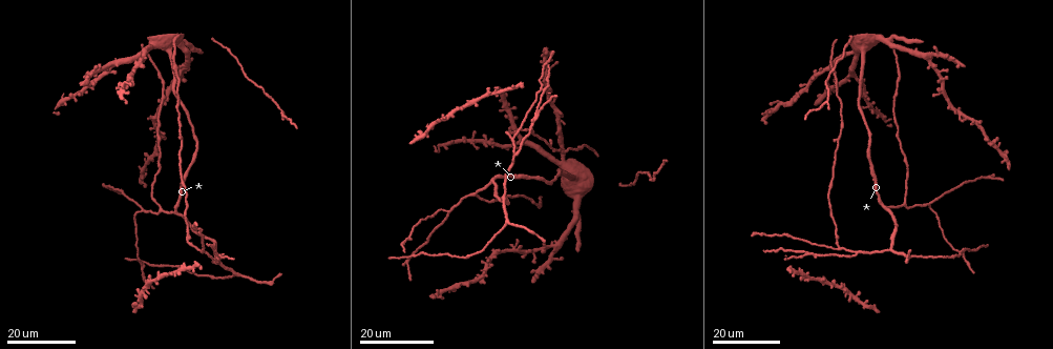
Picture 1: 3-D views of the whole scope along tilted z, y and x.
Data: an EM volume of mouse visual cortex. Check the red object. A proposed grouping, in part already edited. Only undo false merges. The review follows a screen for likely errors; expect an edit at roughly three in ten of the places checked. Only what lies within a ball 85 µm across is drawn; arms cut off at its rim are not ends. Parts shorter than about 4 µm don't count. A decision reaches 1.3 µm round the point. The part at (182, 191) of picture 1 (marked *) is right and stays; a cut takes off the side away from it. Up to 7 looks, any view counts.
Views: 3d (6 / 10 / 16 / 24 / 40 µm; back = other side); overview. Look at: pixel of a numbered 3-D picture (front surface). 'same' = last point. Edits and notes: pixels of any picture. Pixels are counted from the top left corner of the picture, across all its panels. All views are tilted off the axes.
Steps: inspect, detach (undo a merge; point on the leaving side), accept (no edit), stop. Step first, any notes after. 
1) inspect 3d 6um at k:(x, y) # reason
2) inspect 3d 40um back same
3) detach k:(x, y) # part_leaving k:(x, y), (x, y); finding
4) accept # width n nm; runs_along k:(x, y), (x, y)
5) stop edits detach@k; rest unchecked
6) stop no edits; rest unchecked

inspect 3d 24um at 1:(142, 209) # two arms in line, one across

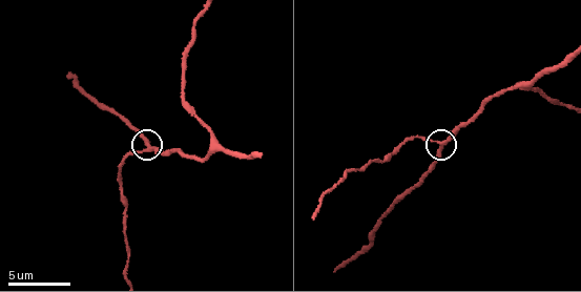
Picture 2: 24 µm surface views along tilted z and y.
inspect 3d 10um at 2:(442, 147)

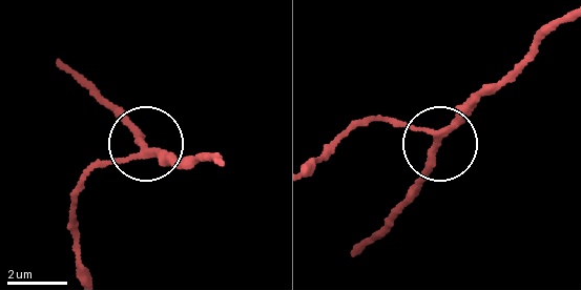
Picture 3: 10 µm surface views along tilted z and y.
accept # runs_along 3:(565, 15), (509, 77), (475, 92), (439, 141), (374, 116); all the same cell

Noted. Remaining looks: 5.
inspect 3d 10um at 2:(523, 87) # a fork

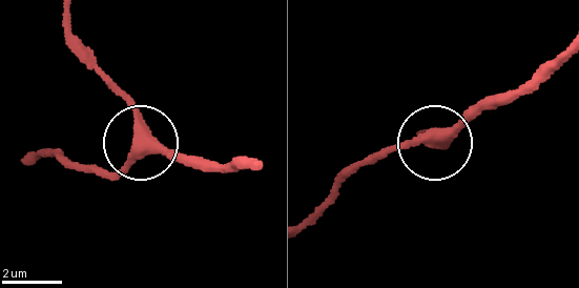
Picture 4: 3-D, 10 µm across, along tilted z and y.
inspect 3d 6um at 4:(136, 148)

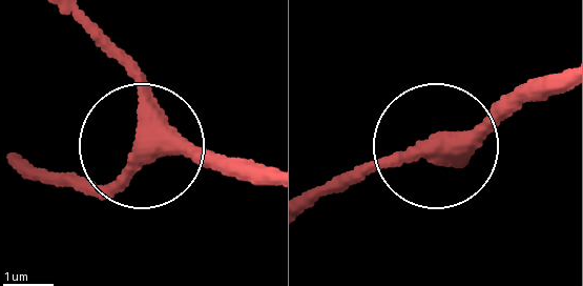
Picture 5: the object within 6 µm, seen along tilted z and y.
accept # side_arm 42 um; runs_along 5:(269, 174), (145, 152), (104, 189), (46, 183); one cell here

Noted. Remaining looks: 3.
inspect 3d 24um at 1:(858, 252) # three arms meet

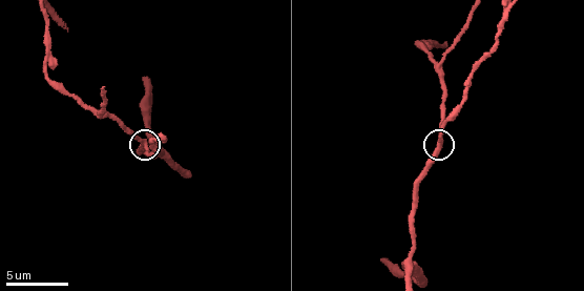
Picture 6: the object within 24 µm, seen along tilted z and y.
inspect 3d 10um at 6:(147, 145)

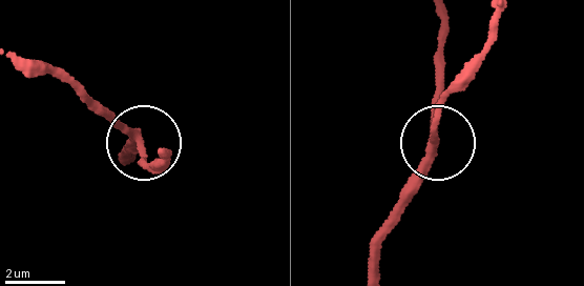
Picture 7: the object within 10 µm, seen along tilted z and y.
accept # side_arm 68 um; runs_along 7:(367, 268), (376, 238), (434, 151), (454, 86); one cell here

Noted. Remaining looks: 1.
stop no edits; rest unchecked

